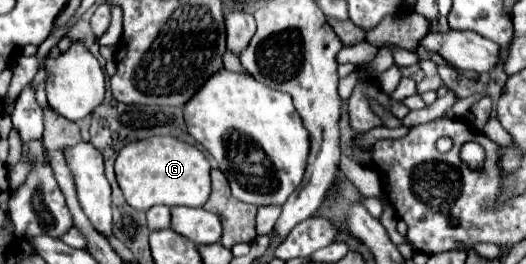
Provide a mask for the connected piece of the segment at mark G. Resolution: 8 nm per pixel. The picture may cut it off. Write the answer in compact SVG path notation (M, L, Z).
M152 136L128 142L116 158L116 180L126 202L136 210L148 210L156 204L200 208L210 194L210 162L192 144L172 136Z

